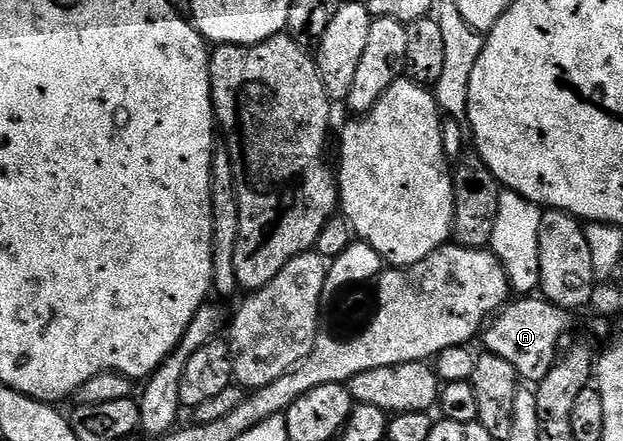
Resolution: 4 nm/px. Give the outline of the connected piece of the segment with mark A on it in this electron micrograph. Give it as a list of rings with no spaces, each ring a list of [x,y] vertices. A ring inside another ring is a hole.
[[[523,295],[515,300],[504,305],[482,330],[482,348],[513,363],[524,382],[537,383],[545,379],[545,375],[549,375],[559,359],[561,346],[564,344],[563,336],[571,329],[571,321],[567,318],[570,316],[568,310],[557,307],[539,295]]]

